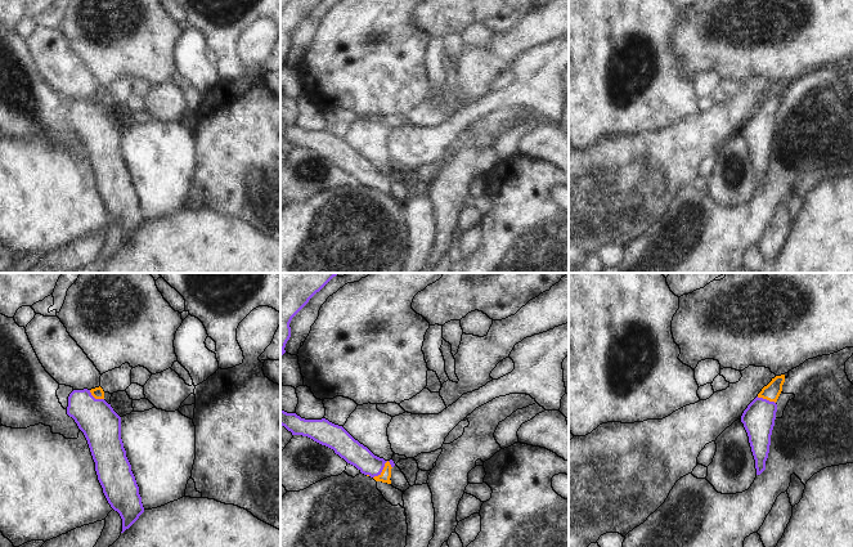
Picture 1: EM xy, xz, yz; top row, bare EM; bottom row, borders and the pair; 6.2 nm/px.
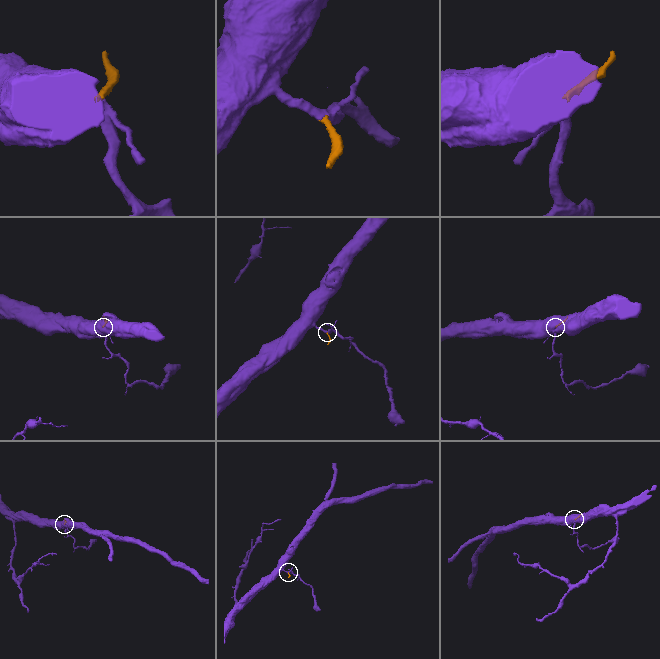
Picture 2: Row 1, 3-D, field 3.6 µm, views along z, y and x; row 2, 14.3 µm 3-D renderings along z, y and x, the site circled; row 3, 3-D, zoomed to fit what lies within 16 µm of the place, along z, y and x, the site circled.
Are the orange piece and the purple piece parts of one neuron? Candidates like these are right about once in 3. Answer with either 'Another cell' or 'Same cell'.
Same cell.

